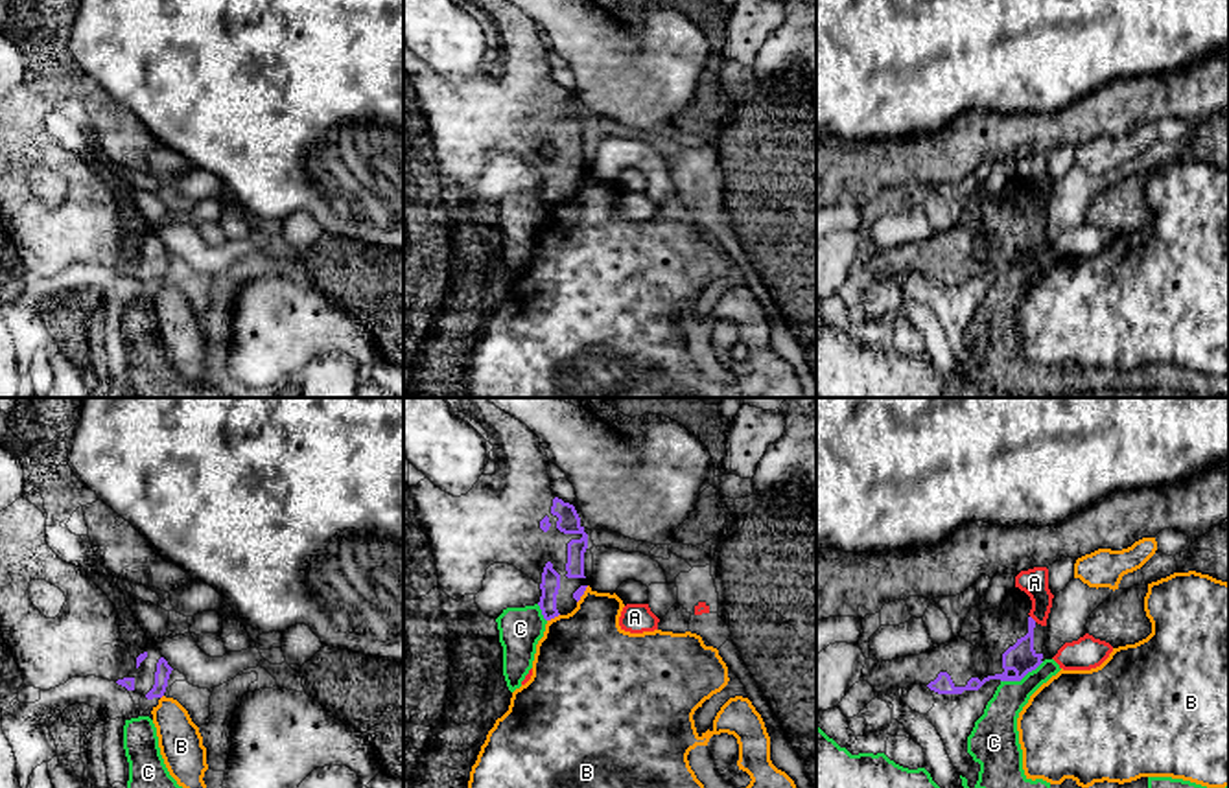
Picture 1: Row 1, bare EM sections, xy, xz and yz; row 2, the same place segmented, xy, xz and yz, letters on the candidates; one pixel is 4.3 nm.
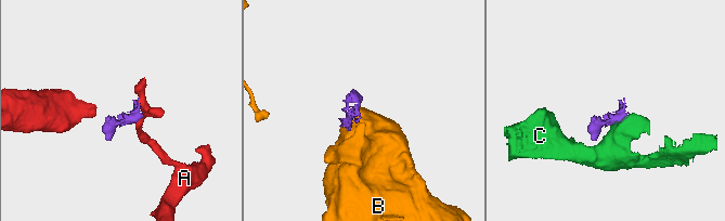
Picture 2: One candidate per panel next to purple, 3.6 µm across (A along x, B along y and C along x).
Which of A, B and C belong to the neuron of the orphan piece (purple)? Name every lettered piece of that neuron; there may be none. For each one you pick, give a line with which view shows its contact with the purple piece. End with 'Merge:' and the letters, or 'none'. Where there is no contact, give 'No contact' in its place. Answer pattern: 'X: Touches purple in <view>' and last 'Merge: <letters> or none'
Merge: none

